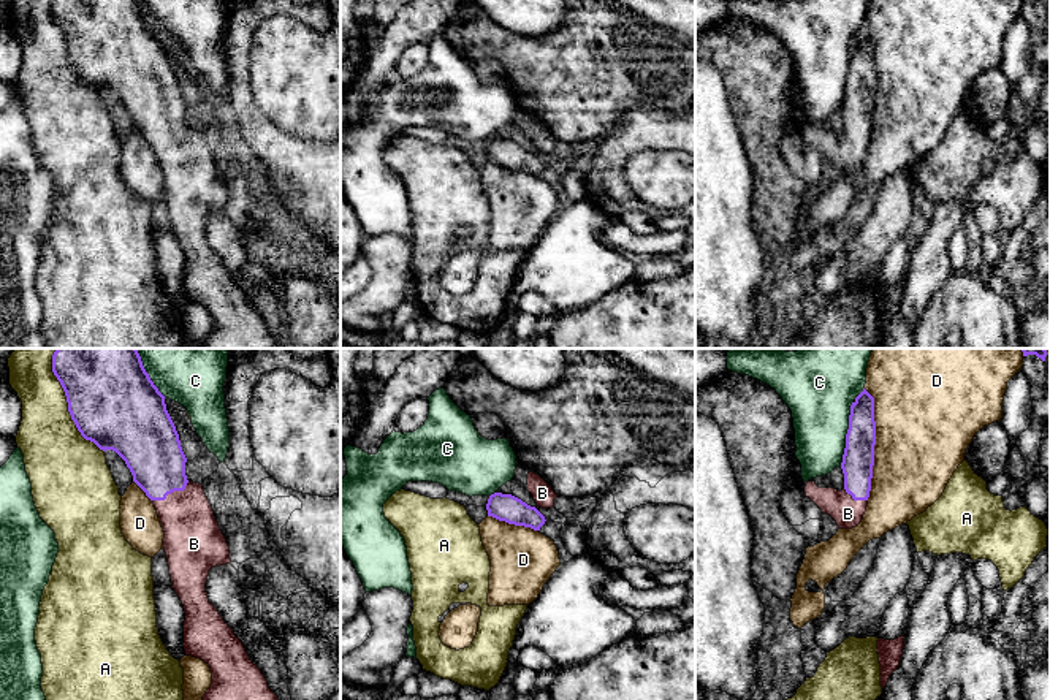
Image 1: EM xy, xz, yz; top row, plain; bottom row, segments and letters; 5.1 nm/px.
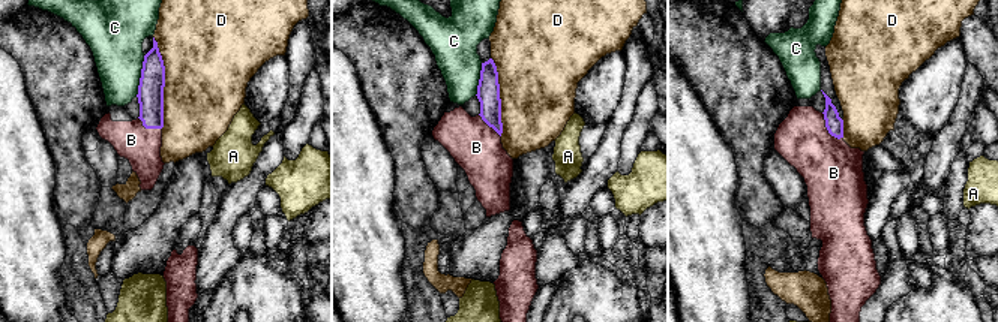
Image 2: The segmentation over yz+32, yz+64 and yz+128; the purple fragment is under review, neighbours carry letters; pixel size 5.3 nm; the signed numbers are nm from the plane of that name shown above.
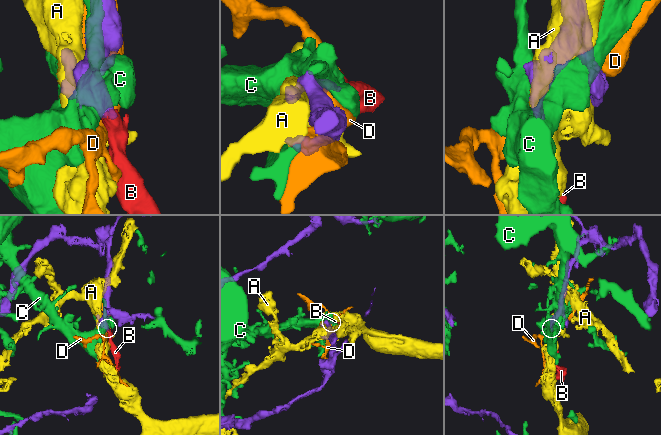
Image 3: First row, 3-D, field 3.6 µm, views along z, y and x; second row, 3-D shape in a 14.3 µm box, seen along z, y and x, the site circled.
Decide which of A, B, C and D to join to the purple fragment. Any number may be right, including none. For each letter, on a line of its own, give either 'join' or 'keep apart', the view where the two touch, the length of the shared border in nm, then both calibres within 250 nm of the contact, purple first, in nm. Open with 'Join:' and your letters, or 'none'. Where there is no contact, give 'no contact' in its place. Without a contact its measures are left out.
Join: B
A: keep apart; contact in xy; length 550 nm; calibres 440 and 320 nm
B: join; contact in xy; length 220 nm; calibres 300 and 280 nm
C: keep apart; contact in yz; length 340 nm; calibres 160 and 340 nm
D: keep apart; contact in yz; length 550 nm; calibres 160 and 480 nm

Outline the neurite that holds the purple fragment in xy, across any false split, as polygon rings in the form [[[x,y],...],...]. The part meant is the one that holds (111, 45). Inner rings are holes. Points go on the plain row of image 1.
[[[52,0],[52,17],[81,81],[116,97],[157,155],[171,233],[185,257],[185,301],[204,306],[212,318],[201,348],[279,348],[207,244],[209,215],[231,209],[230,192],[203,130],[187,125],[179,79],[141,2]]]

